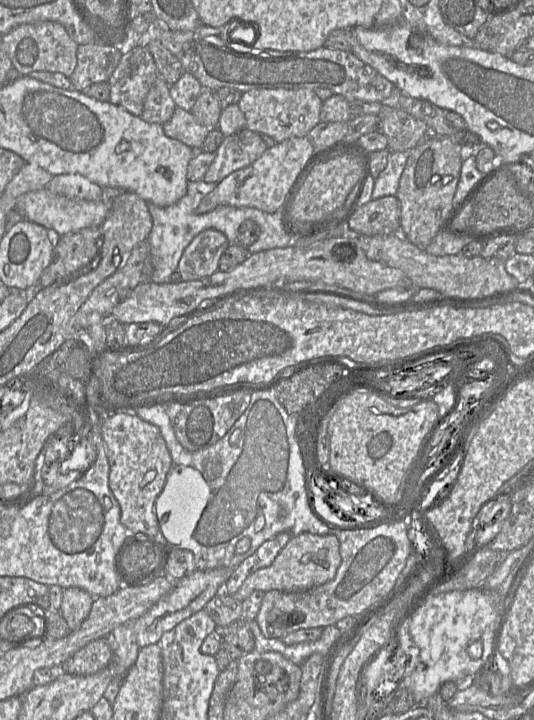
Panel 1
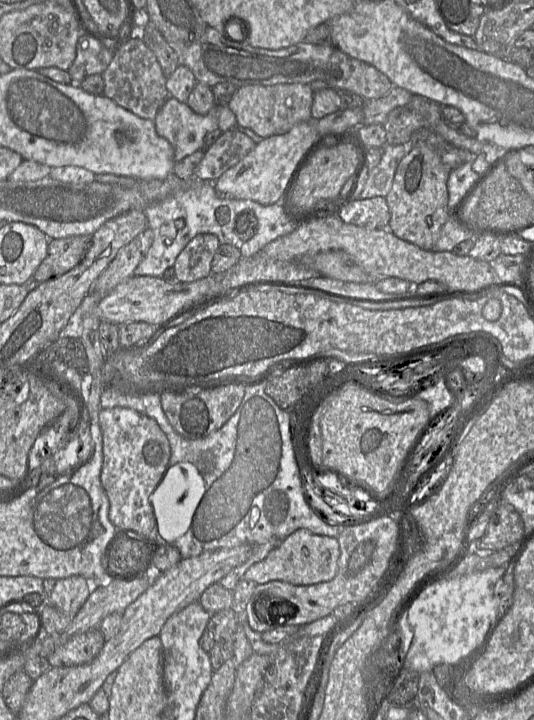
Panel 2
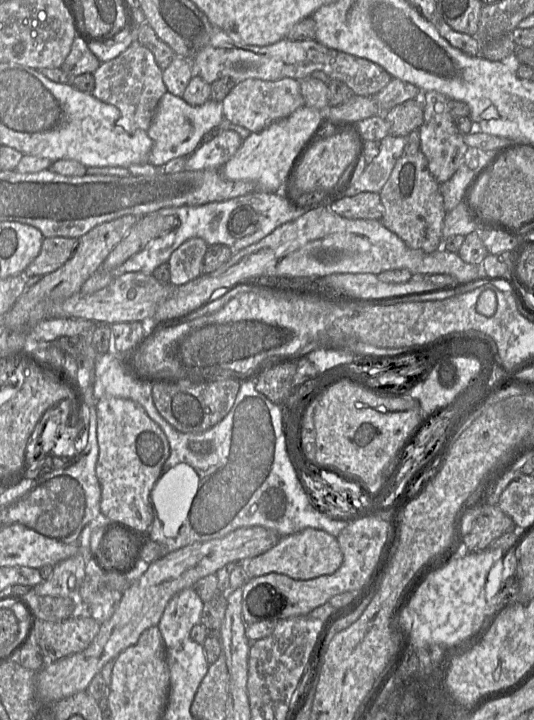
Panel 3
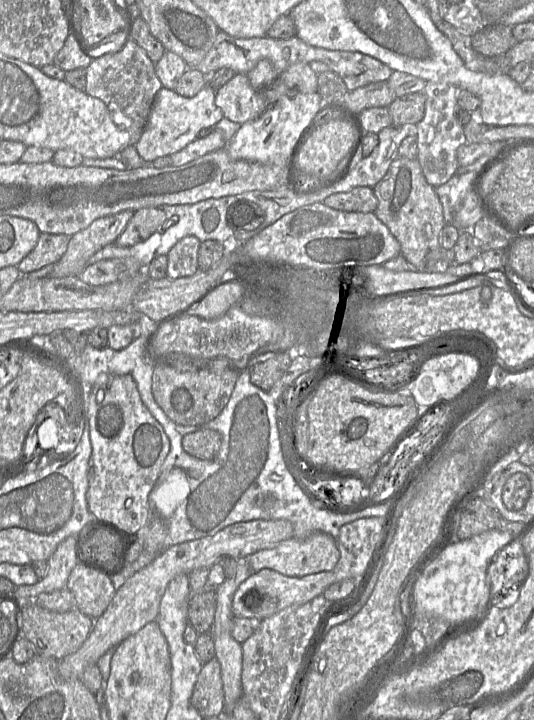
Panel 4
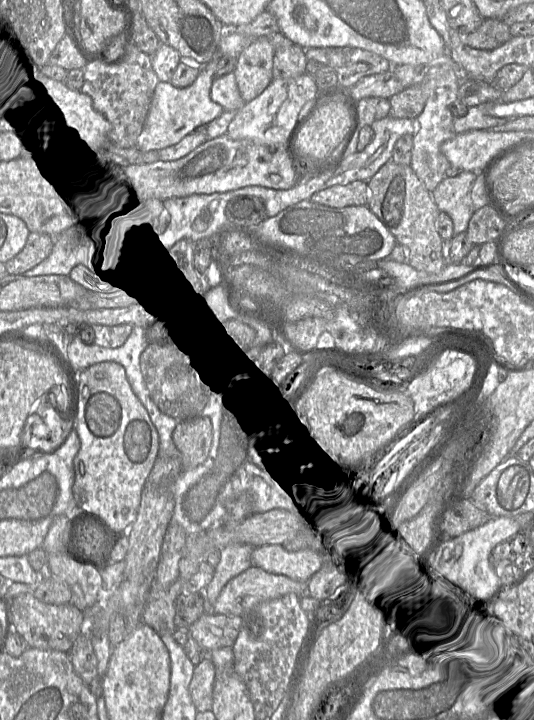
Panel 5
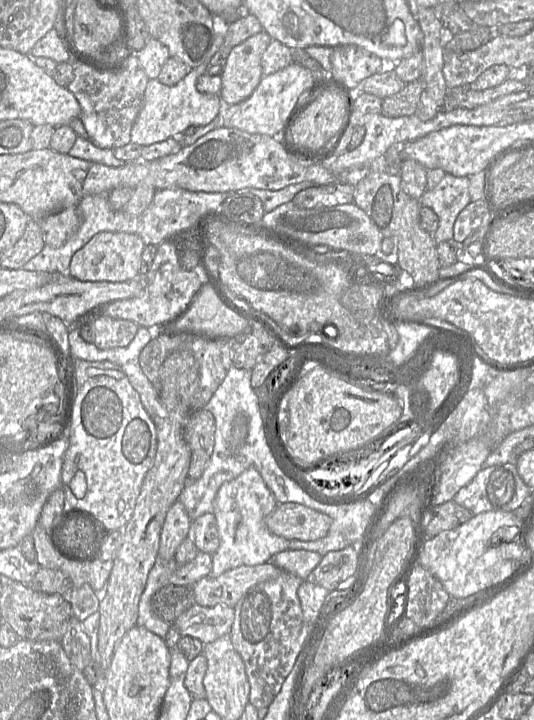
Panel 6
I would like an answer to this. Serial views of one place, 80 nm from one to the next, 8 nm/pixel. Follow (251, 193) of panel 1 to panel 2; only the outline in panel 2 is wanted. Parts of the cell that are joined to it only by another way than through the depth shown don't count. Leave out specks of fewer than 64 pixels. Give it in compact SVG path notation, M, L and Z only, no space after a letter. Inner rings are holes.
M316 121L294 125L287 133L263 139L235 166L215 181L216 192L225 198L248 199L262 205L281 203L300 165L316 145Z

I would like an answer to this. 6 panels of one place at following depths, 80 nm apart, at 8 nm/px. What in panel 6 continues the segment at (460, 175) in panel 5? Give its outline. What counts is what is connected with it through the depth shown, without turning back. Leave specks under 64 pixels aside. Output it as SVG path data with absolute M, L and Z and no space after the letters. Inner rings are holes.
M444 173L440 182L432 190L426 190L418 200L420 205L432 209L438 217L437 230L429 233L437 244L453 239L455 220L471 202L469 177Z

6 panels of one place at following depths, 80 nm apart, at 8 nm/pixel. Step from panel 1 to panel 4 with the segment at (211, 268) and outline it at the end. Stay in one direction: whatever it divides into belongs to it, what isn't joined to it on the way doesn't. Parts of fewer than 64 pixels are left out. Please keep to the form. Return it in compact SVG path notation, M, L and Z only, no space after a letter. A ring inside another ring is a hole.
M186 236L177 242L167 254L166 278L178 279L196 274L200 245L201 241L195 236Z

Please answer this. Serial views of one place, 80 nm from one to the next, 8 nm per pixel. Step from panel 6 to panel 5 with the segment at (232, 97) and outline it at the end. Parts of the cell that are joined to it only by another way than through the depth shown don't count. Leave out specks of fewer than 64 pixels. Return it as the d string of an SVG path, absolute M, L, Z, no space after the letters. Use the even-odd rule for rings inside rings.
M258 37L236 59L233 73L245 102L260 95L273 80L274 51L267 37Z

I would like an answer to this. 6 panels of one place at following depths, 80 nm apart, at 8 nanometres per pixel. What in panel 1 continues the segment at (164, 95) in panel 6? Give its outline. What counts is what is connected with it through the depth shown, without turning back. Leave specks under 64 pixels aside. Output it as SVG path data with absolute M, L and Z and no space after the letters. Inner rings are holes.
M177 106L171 119L162 125L162 129L167 137L182 142L194 151L200 151L211 130L201 124L191 112Z

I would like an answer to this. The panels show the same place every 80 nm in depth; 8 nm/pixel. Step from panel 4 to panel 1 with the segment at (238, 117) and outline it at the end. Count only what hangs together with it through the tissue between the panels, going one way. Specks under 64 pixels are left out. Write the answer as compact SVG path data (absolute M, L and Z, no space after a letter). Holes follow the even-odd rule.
M308 88L253 89L242 93L238 106L245 115L245 128L259 133L269 147L295 137L307 137L319 123L323 101Z

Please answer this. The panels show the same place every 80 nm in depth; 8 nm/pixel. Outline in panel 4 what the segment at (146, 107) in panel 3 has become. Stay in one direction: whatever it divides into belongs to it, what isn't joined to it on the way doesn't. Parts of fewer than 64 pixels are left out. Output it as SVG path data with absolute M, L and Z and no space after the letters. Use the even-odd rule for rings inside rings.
M131 37L120 51L95 58L86 68L84 91L105 103L114 123L129 132L130 144L133 145L146 127L154 99L162 87L155 63Z

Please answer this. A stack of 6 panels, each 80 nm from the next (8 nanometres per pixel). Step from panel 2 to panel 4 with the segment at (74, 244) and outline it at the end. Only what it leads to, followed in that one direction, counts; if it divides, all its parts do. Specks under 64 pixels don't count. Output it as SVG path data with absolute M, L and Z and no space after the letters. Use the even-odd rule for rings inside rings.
M41 233L36 247L18 264L23 275L57 263L65 254L71 236Z

